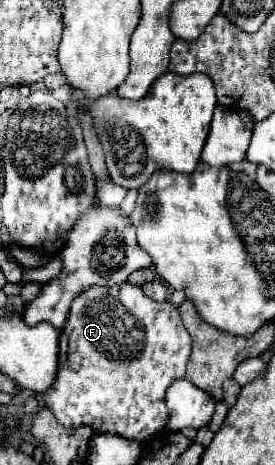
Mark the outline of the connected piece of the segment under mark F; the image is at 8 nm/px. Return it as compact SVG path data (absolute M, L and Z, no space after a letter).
M128 281L112 287L92 285L72 301L70 317L60 333L58 377L52 389L46 391L44 401L66 427L90 425L96 433L112 433L142 443L166 425L168 409L164 405L164 391L172 381L184 377L190 349L190 335L176 305L170 301L154 301L144 295L142 287Z

